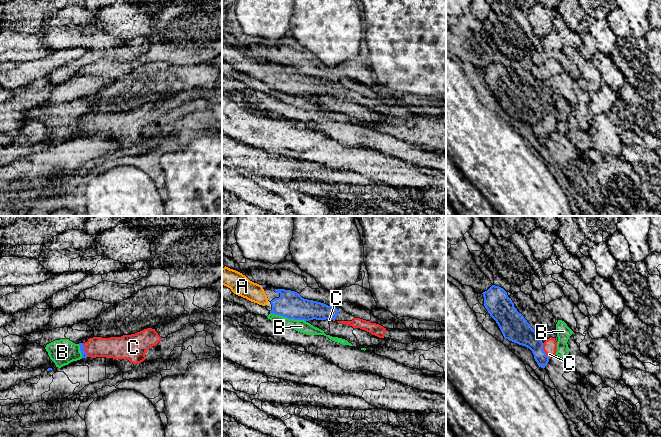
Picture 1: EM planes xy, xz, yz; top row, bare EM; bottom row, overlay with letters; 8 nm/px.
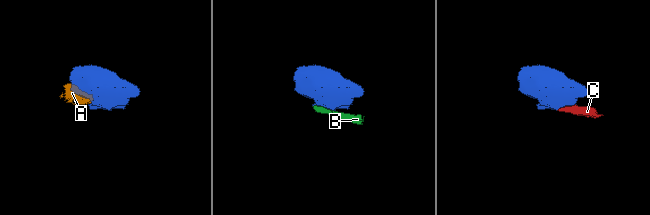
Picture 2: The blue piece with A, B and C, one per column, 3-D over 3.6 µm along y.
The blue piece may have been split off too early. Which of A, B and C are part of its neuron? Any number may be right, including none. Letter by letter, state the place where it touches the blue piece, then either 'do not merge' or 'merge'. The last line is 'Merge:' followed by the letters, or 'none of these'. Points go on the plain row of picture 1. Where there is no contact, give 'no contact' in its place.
A: no contact | merge
B: xz (288, 94) | do not merge
C: yz (543, 127) | merge
Merge: A, C

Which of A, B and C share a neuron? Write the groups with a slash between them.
A C / B

